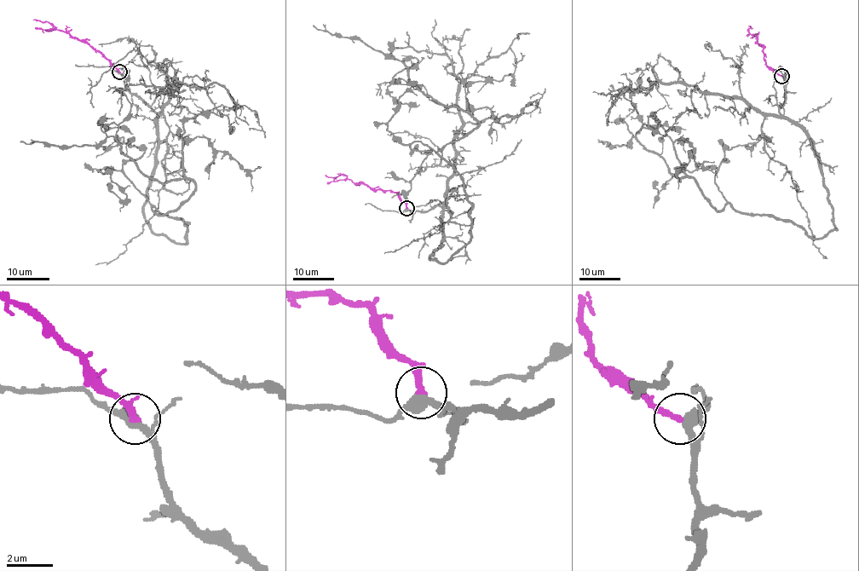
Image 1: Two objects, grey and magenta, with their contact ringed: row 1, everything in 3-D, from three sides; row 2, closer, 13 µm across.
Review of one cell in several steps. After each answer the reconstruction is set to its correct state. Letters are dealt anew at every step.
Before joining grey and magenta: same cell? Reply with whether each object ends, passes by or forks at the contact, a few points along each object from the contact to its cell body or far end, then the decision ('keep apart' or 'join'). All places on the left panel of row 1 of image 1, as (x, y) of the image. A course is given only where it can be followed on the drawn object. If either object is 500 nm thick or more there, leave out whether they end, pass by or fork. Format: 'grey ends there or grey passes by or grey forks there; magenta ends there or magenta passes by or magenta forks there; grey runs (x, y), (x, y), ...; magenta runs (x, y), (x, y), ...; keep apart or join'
grey passes by; magenta ends there; grey runs (118, 72), (157, 113), (143, 218), (187, 242), (151, 209), (189, 179), (147, 177), (112, 136), (20, 141); magenta runs (118, 72), (87, 43), (49, 23), (32, 20); join

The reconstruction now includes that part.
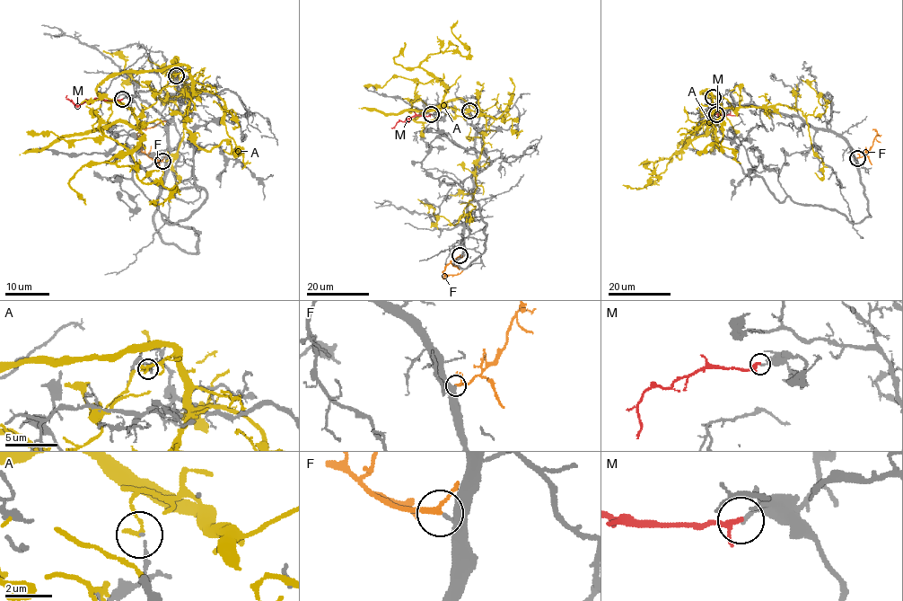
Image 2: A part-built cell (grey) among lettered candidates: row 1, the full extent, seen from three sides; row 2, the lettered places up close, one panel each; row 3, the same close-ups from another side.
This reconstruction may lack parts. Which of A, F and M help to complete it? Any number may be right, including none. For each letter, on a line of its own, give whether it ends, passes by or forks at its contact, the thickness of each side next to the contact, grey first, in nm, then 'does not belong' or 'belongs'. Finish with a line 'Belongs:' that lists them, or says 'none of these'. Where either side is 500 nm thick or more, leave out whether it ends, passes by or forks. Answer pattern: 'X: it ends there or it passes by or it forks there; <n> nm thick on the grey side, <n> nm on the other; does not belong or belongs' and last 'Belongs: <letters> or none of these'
A: it ends there; 80 nm thick on the grey side, 190 nm on the other; does not belong
F: it passes by; 320 nm thick on the grey side, 150 nm on the other; belongs
M: it passes by; 170 nm thick on the grey side, 180 nm on the other; does not belong
Belongs: F

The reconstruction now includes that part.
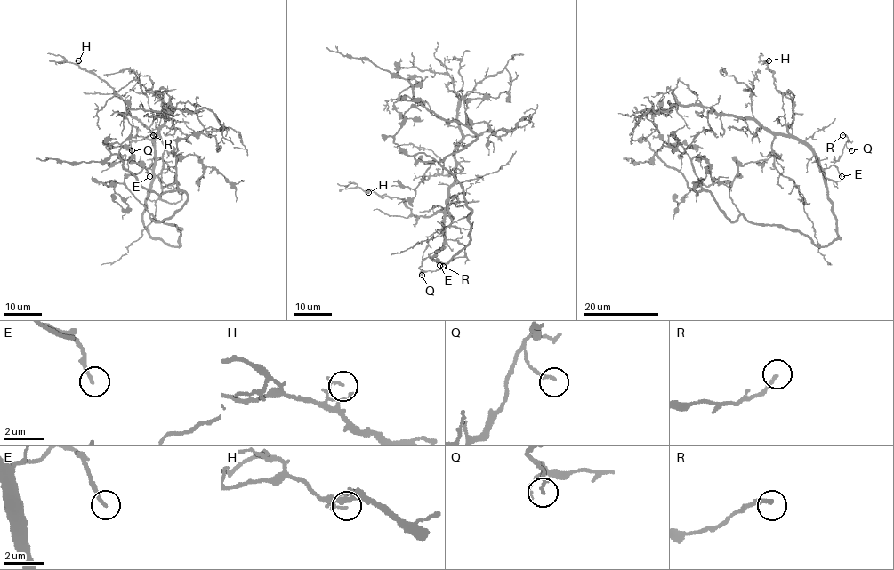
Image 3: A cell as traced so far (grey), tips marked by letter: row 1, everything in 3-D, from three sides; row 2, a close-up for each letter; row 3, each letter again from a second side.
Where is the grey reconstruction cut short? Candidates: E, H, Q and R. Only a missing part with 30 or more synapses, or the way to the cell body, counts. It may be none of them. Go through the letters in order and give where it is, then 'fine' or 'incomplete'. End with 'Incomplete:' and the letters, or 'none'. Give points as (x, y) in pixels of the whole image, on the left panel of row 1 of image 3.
E: at (149, 176); fine
H: at (78, 60); fine
Q: at (132, 150); fine
R: at (153, 135); fine
Incomplete: none

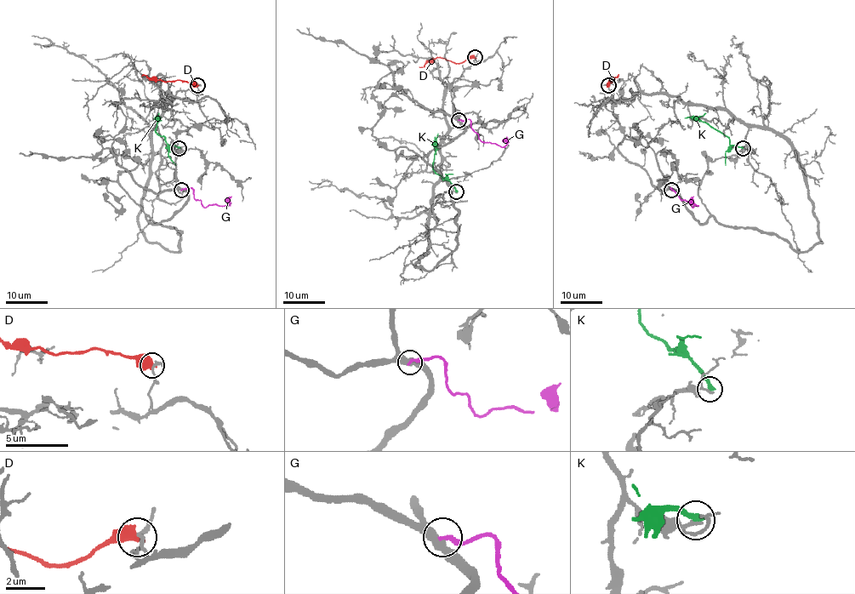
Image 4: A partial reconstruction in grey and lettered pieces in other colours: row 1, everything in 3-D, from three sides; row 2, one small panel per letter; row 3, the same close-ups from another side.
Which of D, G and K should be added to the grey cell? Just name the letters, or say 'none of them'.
none of them

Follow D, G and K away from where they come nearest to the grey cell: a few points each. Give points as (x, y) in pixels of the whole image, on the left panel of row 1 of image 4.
D: (197, 85), (182, 80), (151, 80), (145, 75), (141, 76)
G: (182, 190), (192, 187), (193, 197), (204, 208), (213, 204), (226, 205), (231, 196)
K: (179, 148), (170, 146), (165, 138), (156, 132), (160, 118)

